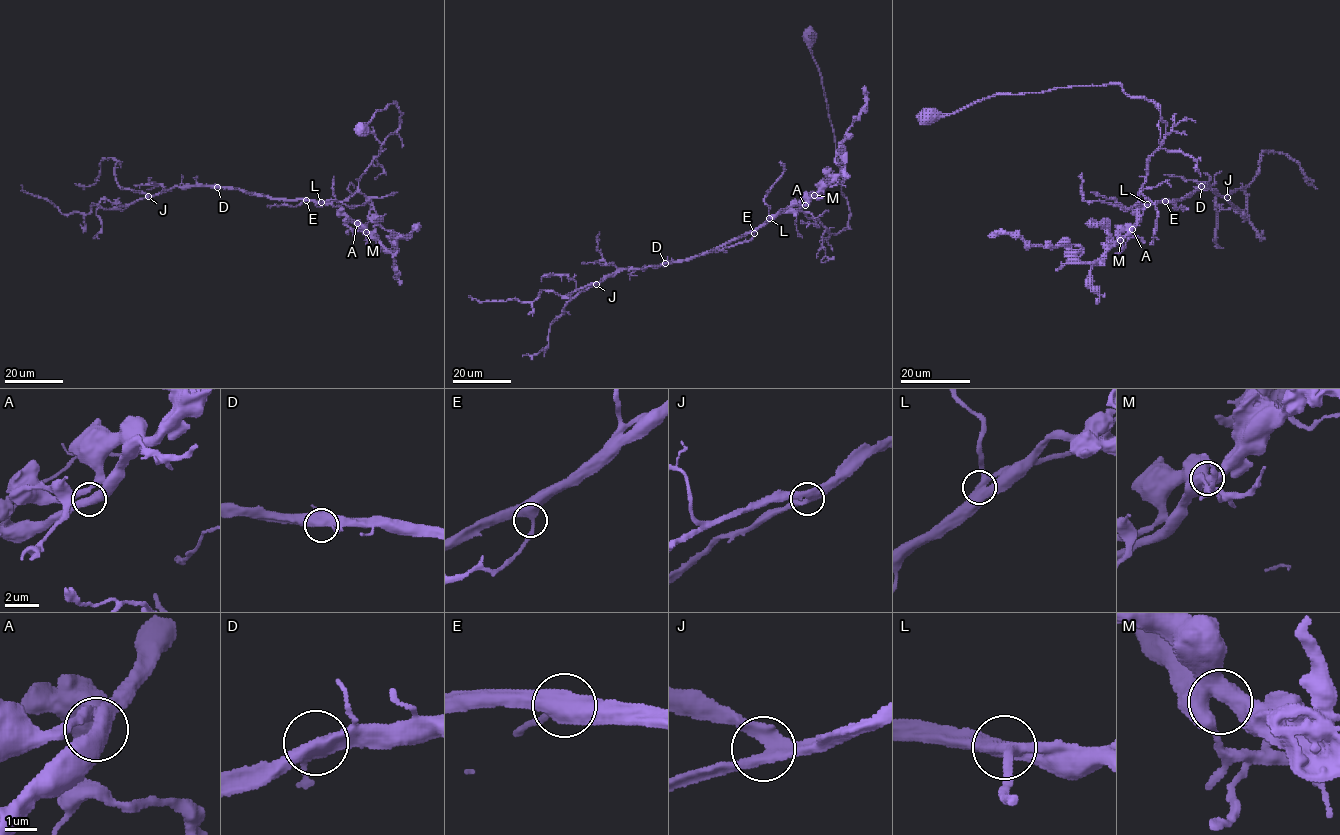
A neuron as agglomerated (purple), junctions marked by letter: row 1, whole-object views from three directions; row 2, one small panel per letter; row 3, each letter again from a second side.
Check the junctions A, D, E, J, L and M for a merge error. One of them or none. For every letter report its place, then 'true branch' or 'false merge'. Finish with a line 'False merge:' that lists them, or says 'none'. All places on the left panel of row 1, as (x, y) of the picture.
A: (357, 223) | true branch
D: (217, 187) | true branch
E: (306, 200) | true branch
J: (148, 196) | true branch
L: (321, 202) | true branch
M: (366, 232) | true branch
False merge: none

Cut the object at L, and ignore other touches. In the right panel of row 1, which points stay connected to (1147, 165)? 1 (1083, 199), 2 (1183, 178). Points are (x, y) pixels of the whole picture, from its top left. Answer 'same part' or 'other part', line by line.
1: same part
2: other part

